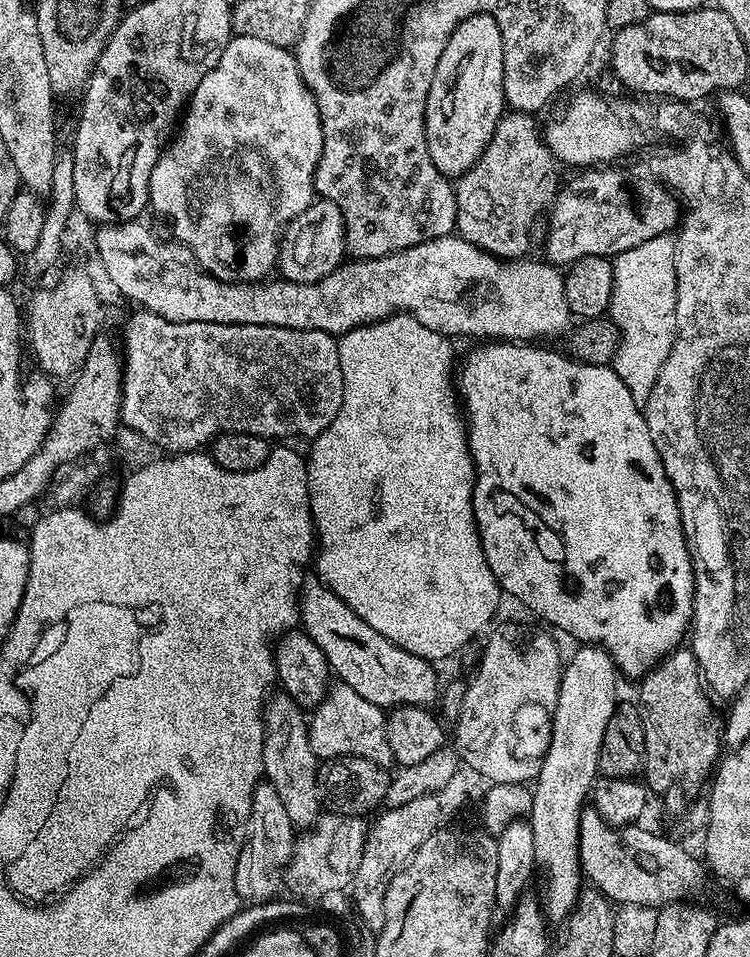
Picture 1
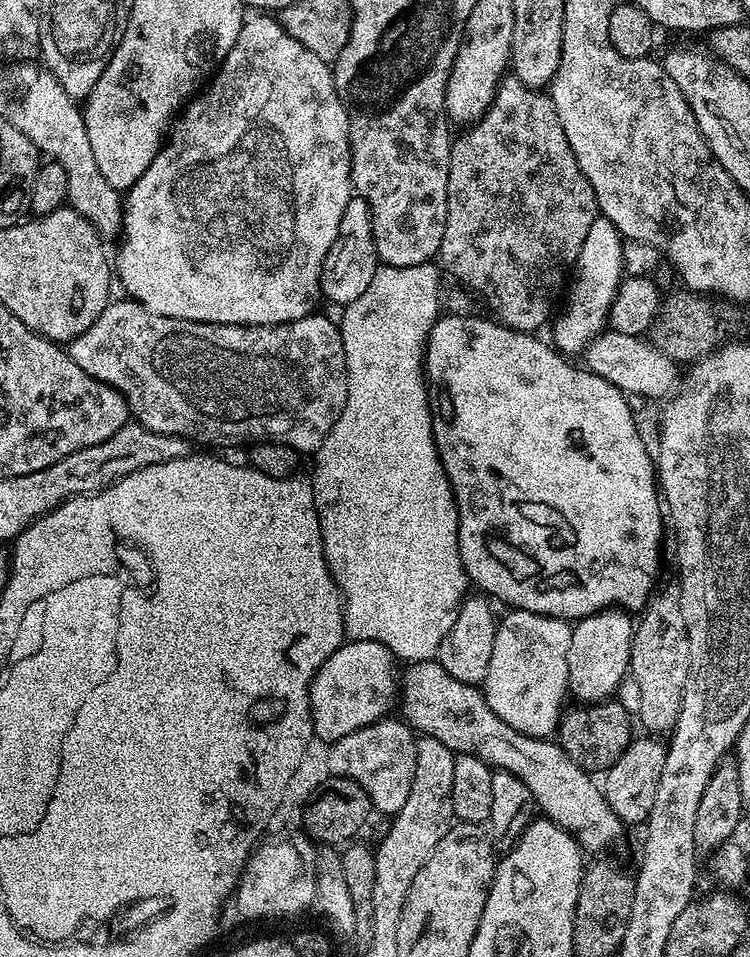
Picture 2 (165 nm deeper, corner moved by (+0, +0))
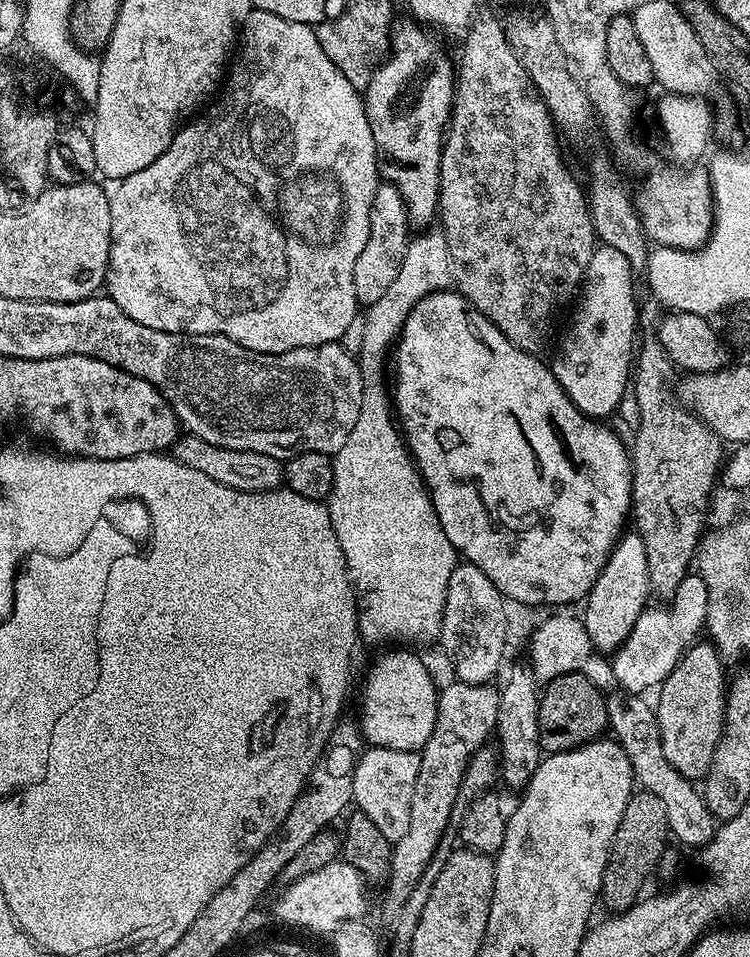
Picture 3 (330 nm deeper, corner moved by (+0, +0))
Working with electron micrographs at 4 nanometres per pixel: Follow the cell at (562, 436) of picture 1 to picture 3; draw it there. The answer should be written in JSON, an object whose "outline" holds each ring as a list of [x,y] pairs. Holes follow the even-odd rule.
{"outline":[[[445,290],[443,292],[431,292],[426,298],[422,298],[422,302],[418,302],[418,306],[414,306],[414,310],[410,310],[410,314],[404,323],[404,329],[400,331],[398,343],[394,348],[394,360],[396,356],[396,388],[394,384],[394,415],[398,421],[398,427],[403,435],[404,442],[408,446],[408,452],[412,456],[412,461],[416,463],[416,469],[420,472],[420,477],[424,479],[425,486],[428,487],[428,493],[432,499],[434,510],[438,514],[438,522],[442,522],[442,530],[446,530],[446,538],[450,538],[450,542],[455,546],[457,553],[467,563],[473,564],[486,574],[486,578],[490,578],[494,586],[501,592],[505,601],[512,602],[517,600],[520,604],[568,604],[571,600],[577,602],[583,601],[587,597],[588,591],[594,586],[594,582],[598,578],[598,574],[602,570],[602,566],[606,566],[608,556],[612,552],[612,545],[620,539],[625,531],[626,525],[629,523],[630,513],[632,510],[632,461],[630,459],[629,449],[607,428],[607,423],[601,422],[599,419],[582,414],[574,406],[574,402],[570,402],[570,398],[564,392],[564,388],[554,378],[551,367],[547,363],[540,361],[539,355],[531,352],[523,352],[518,346],[514,346],[510,342],[510,338],[506,338],[506,334],[502,334],[502,330],[498,330],[494,325],[485,318],[477,308],[472,307],[472,303],[461,296],[455,290]]]}

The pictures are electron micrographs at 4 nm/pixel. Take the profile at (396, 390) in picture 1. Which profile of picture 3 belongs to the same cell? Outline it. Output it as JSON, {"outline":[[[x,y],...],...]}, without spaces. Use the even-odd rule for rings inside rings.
{"outline":[[[435,231],[413,235],[409,239],[406,258],[402,258],[394,283],[387,288],[386,294],[382,294],[382,298],[378,298],[378,302],[367,305],[365,316],[363,313],[364,329],[360,332],[358,351],[360,373],[364,379],[362,410],[358,410],[358,422],[354,422],[354,430],[350,430],[346,446],[332,456],[334,484],[326,503],[334,534],[338,534],[338,546],[342,546],[342,554],[346,558],[348,577],[356,593],[356,623],[361,641],[409,640],[412,644],[439,641],[447,586],[450,574],[458,565],[457,550],[450,538],[446,538],[442,522],[438,522],[428,487],[420,477],[398,427],[389,385],[388,388],[384,385],[384,359],[387,356],[389,359],[410,310],[414,310],[414,306],[418,306],[418,302],[431,292],[443,292],[453,287],[446,238],[443,231]]]}

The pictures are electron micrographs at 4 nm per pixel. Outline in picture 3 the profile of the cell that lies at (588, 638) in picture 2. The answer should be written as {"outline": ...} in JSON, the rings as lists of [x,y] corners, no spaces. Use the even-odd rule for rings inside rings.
{"outline":[[[628,530],[612,545],[606,566],[602,566],[594,586],[588,591],[582,604],[584,629],[597,653],[615,653],[622,642],[626,642],[630,630],[634,630],[634,622],[638,622],[649,603],[648,596],[650,597],[650,589],[646,570],[646,546],[639,533]]]}

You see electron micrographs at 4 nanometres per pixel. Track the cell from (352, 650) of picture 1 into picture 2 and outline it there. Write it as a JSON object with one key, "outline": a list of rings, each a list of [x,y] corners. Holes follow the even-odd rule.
{"outline":[[[435,659],[409,663],[403,669],[398,704],[401,709],[404,707],[402,716],[408,727],[415,730],[420,736],[438,738],[438,742],[442,742],[442,746],[446,746],[452,752],[473,756],[486,762],[488,767],[493,770],[509,772],[522,778],[522,782],[526,782],[526,786],[530,786],[530,794],[534,794],[537,809],[547,819],[553,820],[559,828],[565,828],[585,853],[607,853],[604,852],[607,848],[614,847],[623,838],[626,825],[616,817],[614,810],[610,810],[601,785],[597,781],[596,784],[592,781],[595,779],[580,768],[578,762],[574,762],[570,758],[570,754],[566,754],[562,745],[555,739],[527,736],[514,730],[514,726],[506,726],[506,722],[502,722],[494,714],[494,710],[490,710],[483,691],[479,687],[467,685],[466,682],[458,682]]]}

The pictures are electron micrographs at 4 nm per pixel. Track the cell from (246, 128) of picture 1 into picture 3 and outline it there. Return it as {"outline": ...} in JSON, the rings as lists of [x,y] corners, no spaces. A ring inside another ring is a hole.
{"outline":[[[261,8],[255,9],[246,18],[238,40],[238,51],[231,61],[223,88],[219,93],[220,101],[209,103],[208,112],[201,111],[197,120],[190,121],[188,125],[185,123],[172,137],[170,146],[166,146],[164,153],[154,158],[146,170],[130,174],[113,187],[116,189],[111,189],[108,202],[110,250],[107,295],[126,315],[134,318],[134,322],[142,322],[142,326],[150,326],[150,330],[166,330],[170,334],[187,336],[225,336],[230,338],[230,342],[238,342],[238,346],[246,346],[246,350],[262,354],[282,354],[343,341],[348,327],[358,320],[354,262],[358,262],[358,254],[362,254],[370,238],[372,203],[378,183],[378,137],[366,118],[361,89],[350,86],[350,82],[346,82],[346,74],[330,62],[326,50],[322,50],[318,42],[313,25],[290,22]]]}

